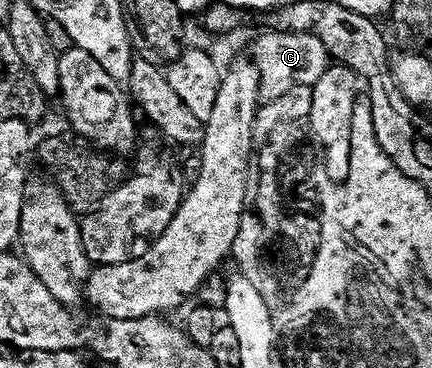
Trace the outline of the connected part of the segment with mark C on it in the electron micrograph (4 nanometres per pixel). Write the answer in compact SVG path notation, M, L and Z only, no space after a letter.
M264 32L254 39L251 54L251 60L257 66L259 75L257 92L261 101L275 99L283 95L283 91L291 91L291 87L296 85L313 86L331 64L327 47L314 33Z

